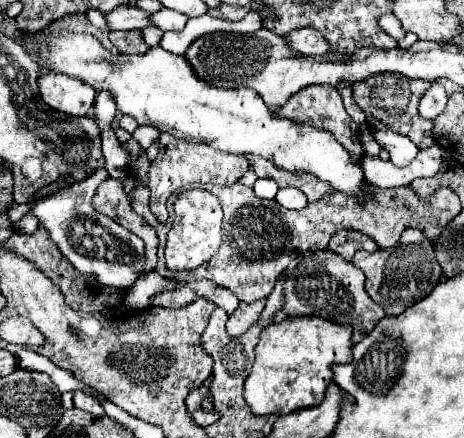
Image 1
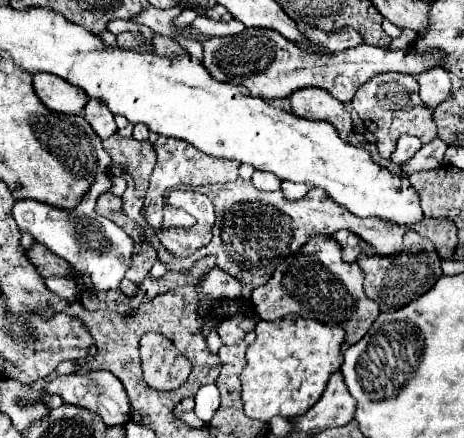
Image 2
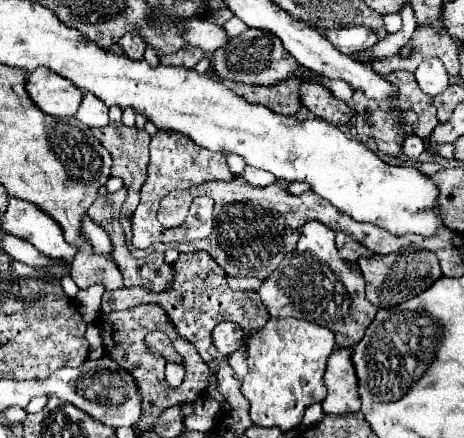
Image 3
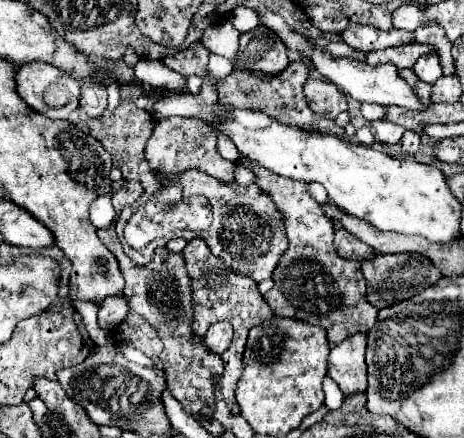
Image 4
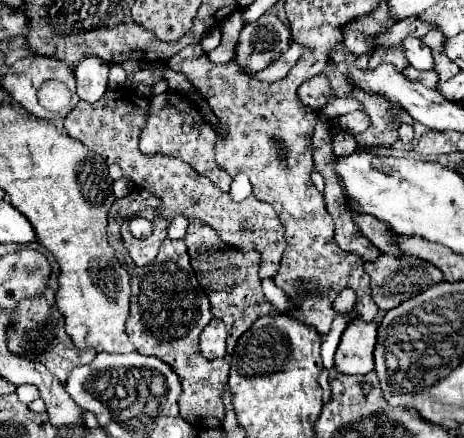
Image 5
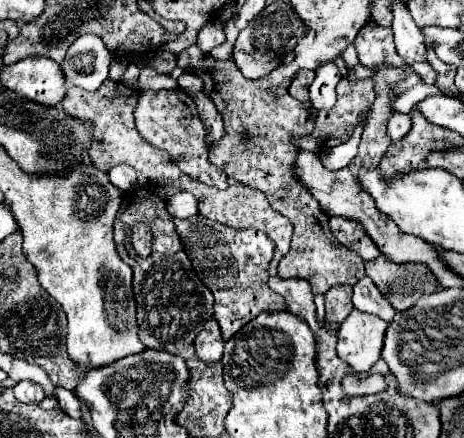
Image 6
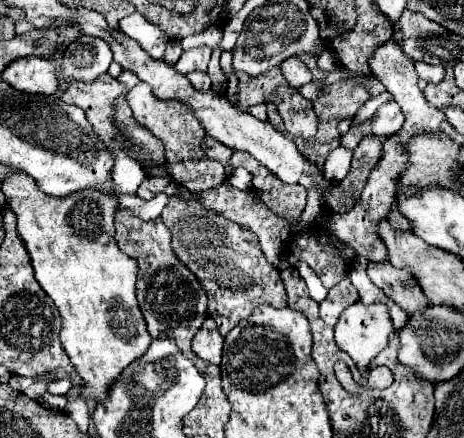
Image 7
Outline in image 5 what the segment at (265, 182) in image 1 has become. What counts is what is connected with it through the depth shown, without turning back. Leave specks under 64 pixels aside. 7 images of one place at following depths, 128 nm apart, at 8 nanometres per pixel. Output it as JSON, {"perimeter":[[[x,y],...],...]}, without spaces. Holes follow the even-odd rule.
{"perimeter":[[[238,174],[232,182],[232,188],[230,188],[230,196],[236,200],[236,202],[242,202],[244,198],[248,198],[252,194],[252,188],[250,188],[250,180],[244,176],[244,174]]]}

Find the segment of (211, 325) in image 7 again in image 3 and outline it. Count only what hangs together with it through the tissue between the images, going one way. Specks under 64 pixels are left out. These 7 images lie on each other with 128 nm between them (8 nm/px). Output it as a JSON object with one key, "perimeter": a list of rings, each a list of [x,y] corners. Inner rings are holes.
{"perimeter":[[[220,322],[214,328],[214,346],[224,354],[230,356],[240,348],[240,340],[244,340],[244,332],[238,324]]]}

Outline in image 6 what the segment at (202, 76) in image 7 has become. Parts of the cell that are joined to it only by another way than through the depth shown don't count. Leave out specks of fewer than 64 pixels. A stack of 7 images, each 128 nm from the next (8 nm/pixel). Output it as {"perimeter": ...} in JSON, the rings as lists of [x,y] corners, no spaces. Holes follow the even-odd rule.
{"perimeter":[[[186,72],[178,78],[178,82],[180,82],[180,90],[188,92],[188,96],[196,96],[198,92],[202,92],[202,82],[198,76],[192,76]]]}

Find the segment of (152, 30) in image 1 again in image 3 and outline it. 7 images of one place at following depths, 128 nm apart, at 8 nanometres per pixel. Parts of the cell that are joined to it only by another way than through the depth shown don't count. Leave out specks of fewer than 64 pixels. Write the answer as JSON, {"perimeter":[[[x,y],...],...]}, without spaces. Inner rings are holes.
{"perimeter":[[[186,46],[186,48],[182,48],[182,50],[174,52],[174,54],[160,56],[160,62],[162,62],[162,64],[170,64],[170,66],[184,66],[184,68],[194,68],[202,56],[204,56],[204,54],[200,52],[200,48]]]}

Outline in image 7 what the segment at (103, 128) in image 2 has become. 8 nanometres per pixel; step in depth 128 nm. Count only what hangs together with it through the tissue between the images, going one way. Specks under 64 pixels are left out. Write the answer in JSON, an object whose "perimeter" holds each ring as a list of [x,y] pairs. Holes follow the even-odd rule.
{"perimeter":[[[82,36],[76,44],[70,44],[62,58],[62,82],[92,82],[106,74],[112,64],[110,46],[96,36]]]}

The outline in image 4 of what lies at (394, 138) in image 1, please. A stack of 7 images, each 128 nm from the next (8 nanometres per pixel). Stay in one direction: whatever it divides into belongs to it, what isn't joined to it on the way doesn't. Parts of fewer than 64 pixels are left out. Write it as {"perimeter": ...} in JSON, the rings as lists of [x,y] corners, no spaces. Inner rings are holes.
{"perimeter":[[[408,130],[404,136],[402,136],[402,150],[406,152],[406,154],[416,154],[418,152],[418,148],[420,148],[420,138],[412,132],[412,130]]]}

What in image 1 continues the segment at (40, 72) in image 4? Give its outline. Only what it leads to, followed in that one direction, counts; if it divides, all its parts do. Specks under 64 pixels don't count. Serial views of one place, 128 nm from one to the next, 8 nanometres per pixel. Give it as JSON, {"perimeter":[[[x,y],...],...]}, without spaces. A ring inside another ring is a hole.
{"perimeter":[[[44,74],[38,78],[38,86],[42,100],[50,108],[68,116],[88,116],[92,100],[96,98],[94,88],[64,74]]]}

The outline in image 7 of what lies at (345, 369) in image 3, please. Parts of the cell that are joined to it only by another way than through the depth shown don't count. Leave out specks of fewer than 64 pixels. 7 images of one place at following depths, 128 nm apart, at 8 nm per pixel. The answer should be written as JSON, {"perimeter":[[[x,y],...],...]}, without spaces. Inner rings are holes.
{"perimeter":[[[356,302],[350,308],[346,308],[336,324],[336,344],[354,360],[356,368],[360,372],[368,372],[370,362],[388,346],[388,336],[394,332],[392,328],[392,320],[388,316],[388,310],[384,304],[362,304]]]}

